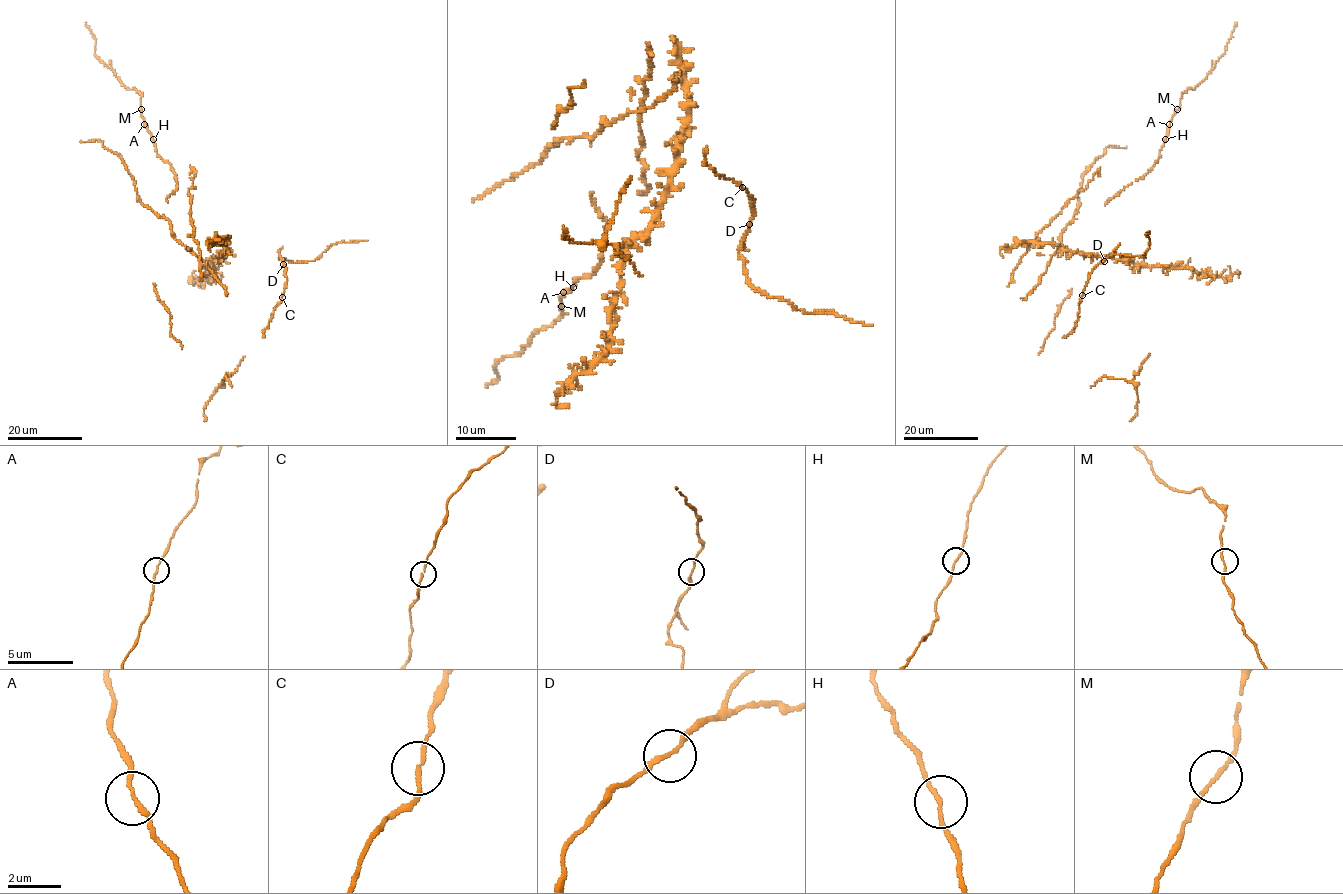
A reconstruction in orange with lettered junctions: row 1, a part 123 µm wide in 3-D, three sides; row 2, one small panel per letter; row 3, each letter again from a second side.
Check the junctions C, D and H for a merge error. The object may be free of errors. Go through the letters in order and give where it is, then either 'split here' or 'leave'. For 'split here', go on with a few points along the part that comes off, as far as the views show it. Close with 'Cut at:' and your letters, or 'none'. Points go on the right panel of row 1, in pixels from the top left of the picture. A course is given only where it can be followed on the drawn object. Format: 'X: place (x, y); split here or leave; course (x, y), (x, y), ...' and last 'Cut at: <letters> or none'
C: place (1082, 295); leave
D: place (1104, 261); leave
H: place (1165, 139); leave
Cut at: none

